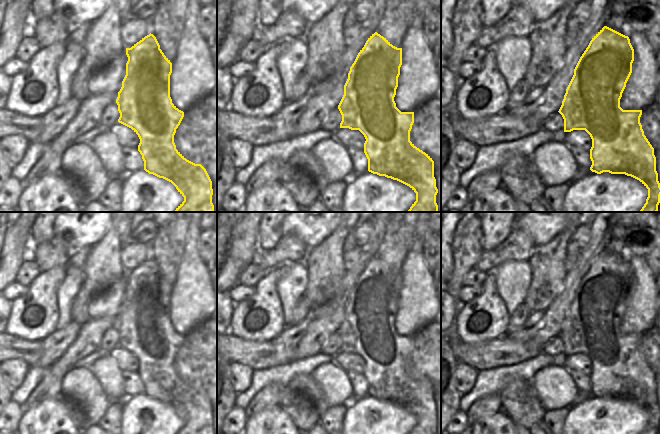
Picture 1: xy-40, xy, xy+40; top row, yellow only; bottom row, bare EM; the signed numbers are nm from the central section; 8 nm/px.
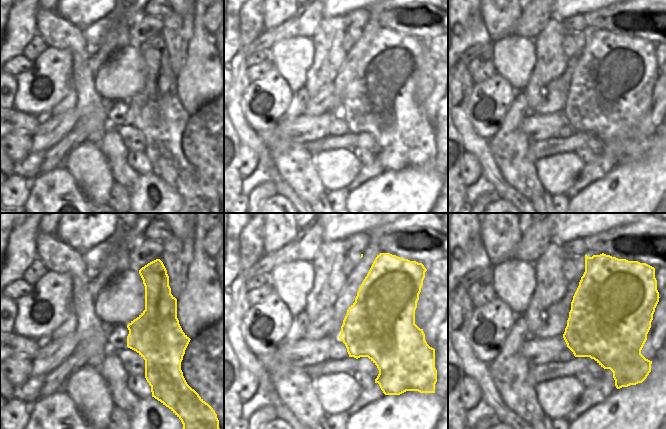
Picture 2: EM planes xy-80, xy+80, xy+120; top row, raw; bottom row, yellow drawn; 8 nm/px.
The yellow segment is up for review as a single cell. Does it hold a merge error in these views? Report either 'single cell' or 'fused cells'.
single cell

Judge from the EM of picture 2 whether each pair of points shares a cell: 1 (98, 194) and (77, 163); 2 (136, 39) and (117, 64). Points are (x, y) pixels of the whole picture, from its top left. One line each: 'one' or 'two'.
1: one
2: two

